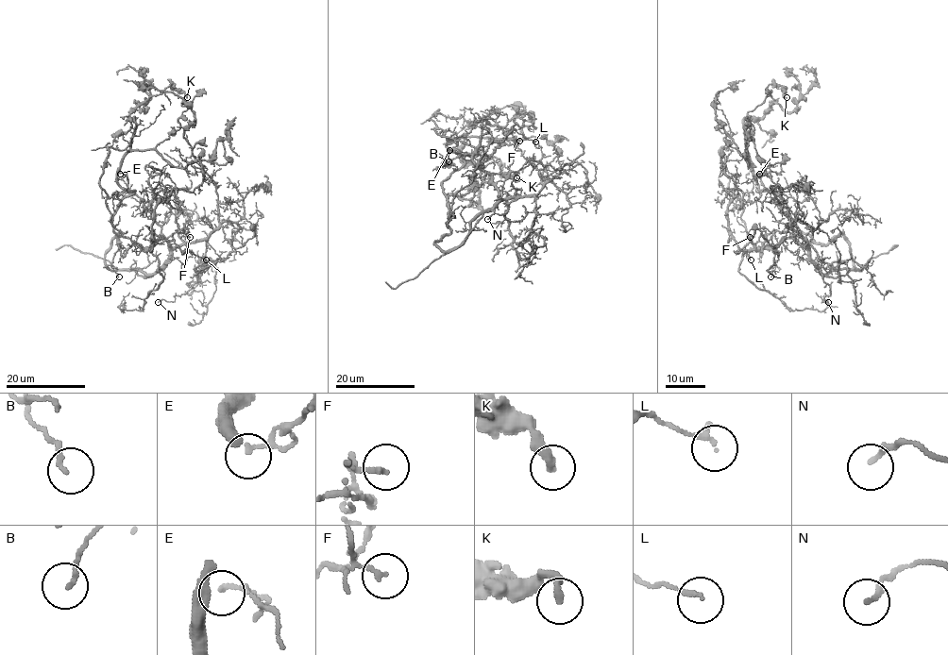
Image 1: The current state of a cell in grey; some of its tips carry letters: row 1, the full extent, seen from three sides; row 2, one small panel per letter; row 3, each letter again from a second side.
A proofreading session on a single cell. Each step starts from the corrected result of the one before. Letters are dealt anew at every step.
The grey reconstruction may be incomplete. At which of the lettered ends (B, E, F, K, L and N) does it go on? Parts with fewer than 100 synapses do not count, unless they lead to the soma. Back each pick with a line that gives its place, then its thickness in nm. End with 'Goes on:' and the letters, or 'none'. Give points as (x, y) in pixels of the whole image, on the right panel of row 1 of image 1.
Goes on: none

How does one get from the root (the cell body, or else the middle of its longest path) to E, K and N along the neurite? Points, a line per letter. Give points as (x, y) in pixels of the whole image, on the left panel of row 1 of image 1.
E: (110, 248), (109, 268), (145, 277), (169, 254), (110, 220), (120, 174)
K: (110, 248), (116, 207), (134, 191), (118, 181), (129, 114), (170, 85), (187, 97)
N: (110, 248), (105, 258), (109, 268), (148, 277), (176, 248), (206, 242), (196, 281), (173, 301), (158, 302)

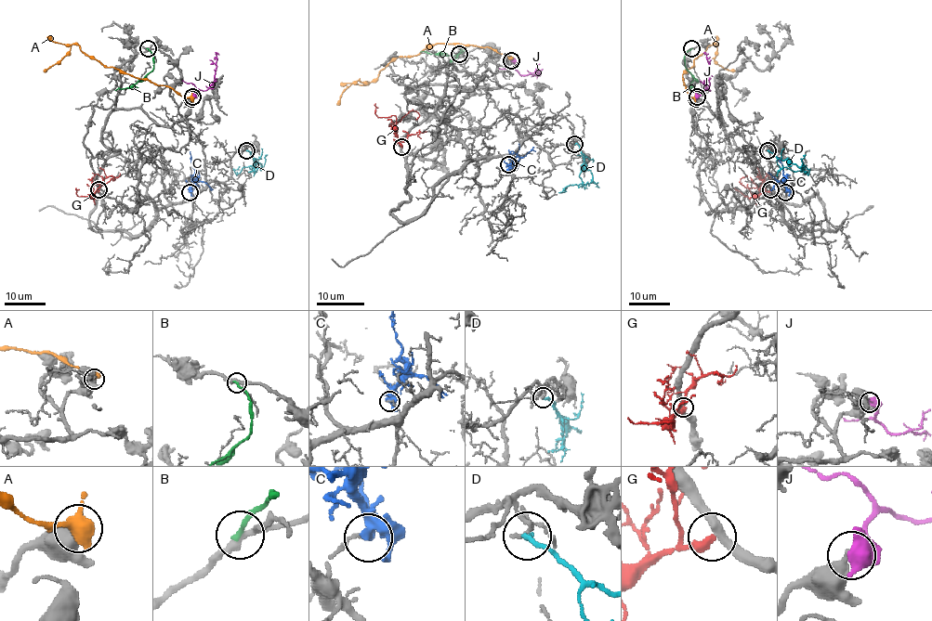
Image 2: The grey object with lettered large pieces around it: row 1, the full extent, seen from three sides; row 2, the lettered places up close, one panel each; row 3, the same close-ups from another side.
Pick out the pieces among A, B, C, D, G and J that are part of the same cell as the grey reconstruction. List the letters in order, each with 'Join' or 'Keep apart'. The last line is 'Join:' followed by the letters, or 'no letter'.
A: Keep apart
B: Keep apart
C: Keep apart
D: Keep apart
G: Keep apart
J: Keep apart
Join: no letter

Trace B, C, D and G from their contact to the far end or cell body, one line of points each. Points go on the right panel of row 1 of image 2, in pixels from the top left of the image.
B: (691, 49), (684, 57), (685, 68), (692, 78), (689, 90)
C: (785, 191), (783, 168), (773, 151)
D: (768, 150), (808, 174), (809, 169), (806, 166)
G: (770, 189), (748, 198), (734, 188)

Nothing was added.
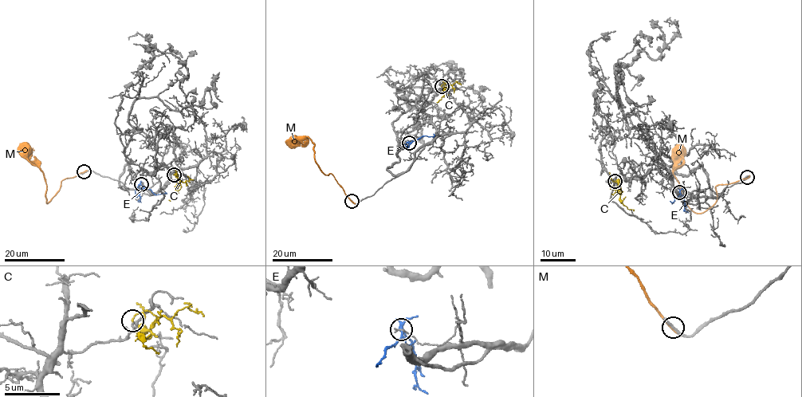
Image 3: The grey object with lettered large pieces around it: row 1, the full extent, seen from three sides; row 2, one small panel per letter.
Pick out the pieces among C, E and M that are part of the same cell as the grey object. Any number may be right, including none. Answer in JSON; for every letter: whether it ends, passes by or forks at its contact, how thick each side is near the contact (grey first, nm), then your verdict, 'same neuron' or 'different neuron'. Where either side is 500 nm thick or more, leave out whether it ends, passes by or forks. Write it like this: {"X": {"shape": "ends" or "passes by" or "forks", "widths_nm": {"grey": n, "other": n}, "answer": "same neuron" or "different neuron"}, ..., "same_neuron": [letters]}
{"C": {"shape": "ends", "widths_nm": {"grey": 150, "other": 120}, "answer": "different neuron"}, "E": {"shape": "forks", "widths_nm": {"grey": 160, "other": 280}, "answer": "different neuron"}, "M": {"shape": "passes by", "widths_nm": {"grey": 240, "other": 240}, "answer": "different neuron"}, "same_neuron": []}

